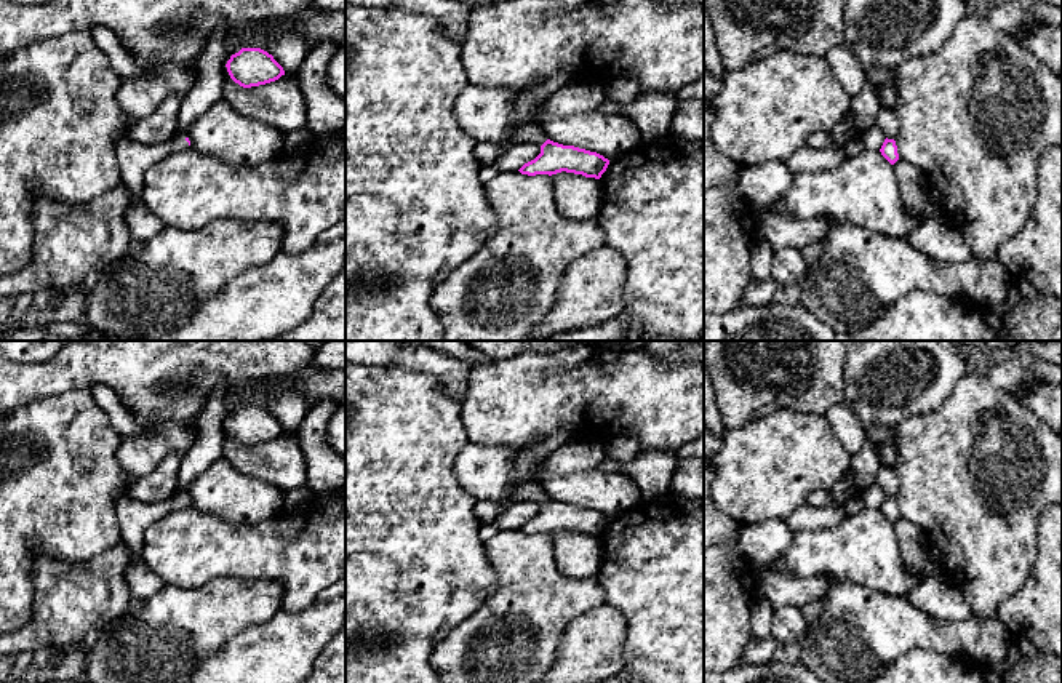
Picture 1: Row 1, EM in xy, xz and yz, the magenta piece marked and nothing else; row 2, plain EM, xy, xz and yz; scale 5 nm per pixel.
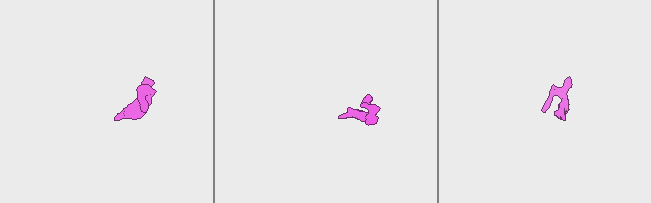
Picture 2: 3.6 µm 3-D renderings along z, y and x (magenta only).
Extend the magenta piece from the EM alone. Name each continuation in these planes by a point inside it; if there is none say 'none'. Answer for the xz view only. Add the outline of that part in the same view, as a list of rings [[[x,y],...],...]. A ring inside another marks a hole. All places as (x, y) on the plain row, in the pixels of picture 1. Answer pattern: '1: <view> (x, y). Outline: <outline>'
1: xz (487, 472). Outline: [[[467,443],[454,461],[461,486],[477,501],[542,504],[549,496],[531,477],[515,473],[517,449]]]

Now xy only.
1: xy (139, 455). Outline: [[[194,419],[147,421],[147,430],[133,437],[122,437],[118,464],[125,473],[125,485],[115,496],[115,513],[120,541],[133,555],[141,552],[144,533],[171,512],[189,507],[186,497],[146,504],[130,496],[130,488],[150,473],[160,461],[173,453],[187,453],[194,443]]]

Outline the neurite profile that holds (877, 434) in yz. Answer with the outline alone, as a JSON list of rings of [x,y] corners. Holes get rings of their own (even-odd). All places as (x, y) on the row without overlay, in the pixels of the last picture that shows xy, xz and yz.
[[[864,424],[867,438],[873,443],[873,446],[884,445],[894,435],[892,429],[883,425]]]

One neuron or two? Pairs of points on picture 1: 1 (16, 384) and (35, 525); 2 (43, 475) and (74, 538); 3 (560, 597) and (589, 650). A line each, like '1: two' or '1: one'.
1: two
2: one
3: two

